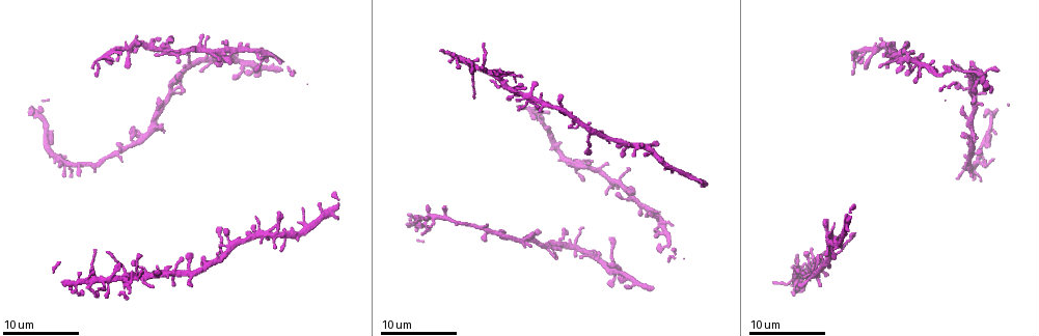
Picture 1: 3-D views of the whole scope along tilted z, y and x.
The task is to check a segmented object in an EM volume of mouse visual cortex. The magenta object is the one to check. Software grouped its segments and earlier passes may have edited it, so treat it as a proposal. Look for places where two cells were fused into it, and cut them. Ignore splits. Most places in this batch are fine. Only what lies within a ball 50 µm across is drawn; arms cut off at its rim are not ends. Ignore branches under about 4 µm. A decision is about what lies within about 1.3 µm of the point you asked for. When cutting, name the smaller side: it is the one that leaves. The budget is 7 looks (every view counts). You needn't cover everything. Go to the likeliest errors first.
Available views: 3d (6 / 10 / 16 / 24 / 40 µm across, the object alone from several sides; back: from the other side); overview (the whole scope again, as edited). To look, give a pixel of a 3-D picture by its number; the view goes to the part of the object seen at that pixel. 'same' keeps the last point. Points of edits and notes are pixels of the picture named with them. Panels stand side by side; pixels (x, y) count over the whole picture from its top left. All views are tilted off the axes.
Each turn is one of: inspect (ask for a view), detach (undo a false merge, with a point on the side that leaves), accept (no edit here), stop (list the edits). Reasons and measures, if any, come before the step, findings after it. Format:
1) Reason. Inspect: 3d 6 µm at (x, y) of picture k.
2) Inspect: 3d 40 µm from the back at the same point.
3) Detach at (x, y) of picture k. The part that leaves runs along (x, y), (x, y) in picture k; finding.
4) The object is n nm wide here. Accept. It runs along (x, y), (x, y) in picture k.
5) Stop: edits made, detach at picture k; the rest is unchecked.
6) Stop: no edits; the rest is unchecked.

Branch point. Inspect: 3d 10 µm at (82, 165) of picture 1.

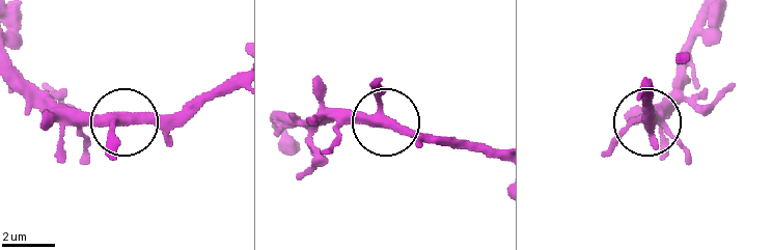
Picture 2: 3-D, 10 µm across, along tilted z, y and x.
The object is 320 nm wide here. Accept. One cell here.

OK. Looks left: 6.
Small branch off a trunk. Inspect: 3d 10 µm at (593, 133) of picture 1.

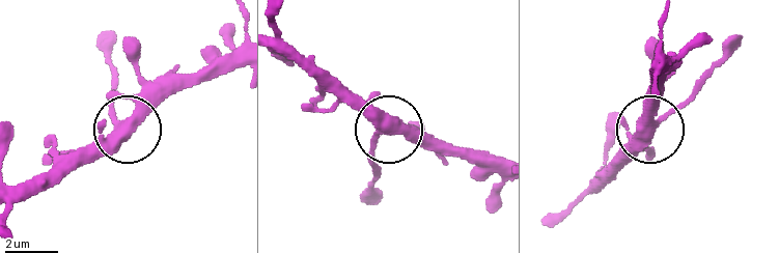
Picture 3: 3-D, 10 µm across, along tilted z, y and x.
3 arms meet here. Accept. One cell here.

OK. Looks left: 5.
Two arms in line, one across. Inspect: 3d 16 µm at (199, 272) of picture 1.

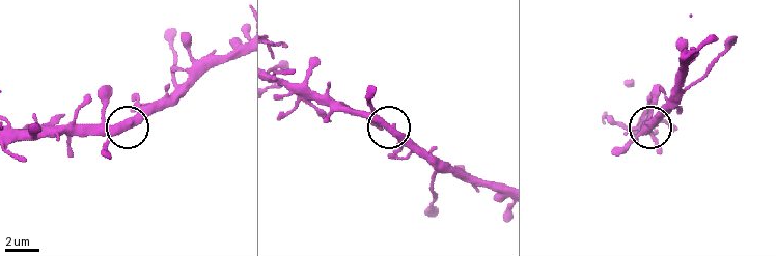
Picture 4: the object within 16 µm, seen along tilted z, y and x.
Accept. It runs along (118, 124), (131, 124), (161, 100) in picture 4; one cell here.

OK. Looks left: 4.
Stop: no edits; the rest is unchecked.

